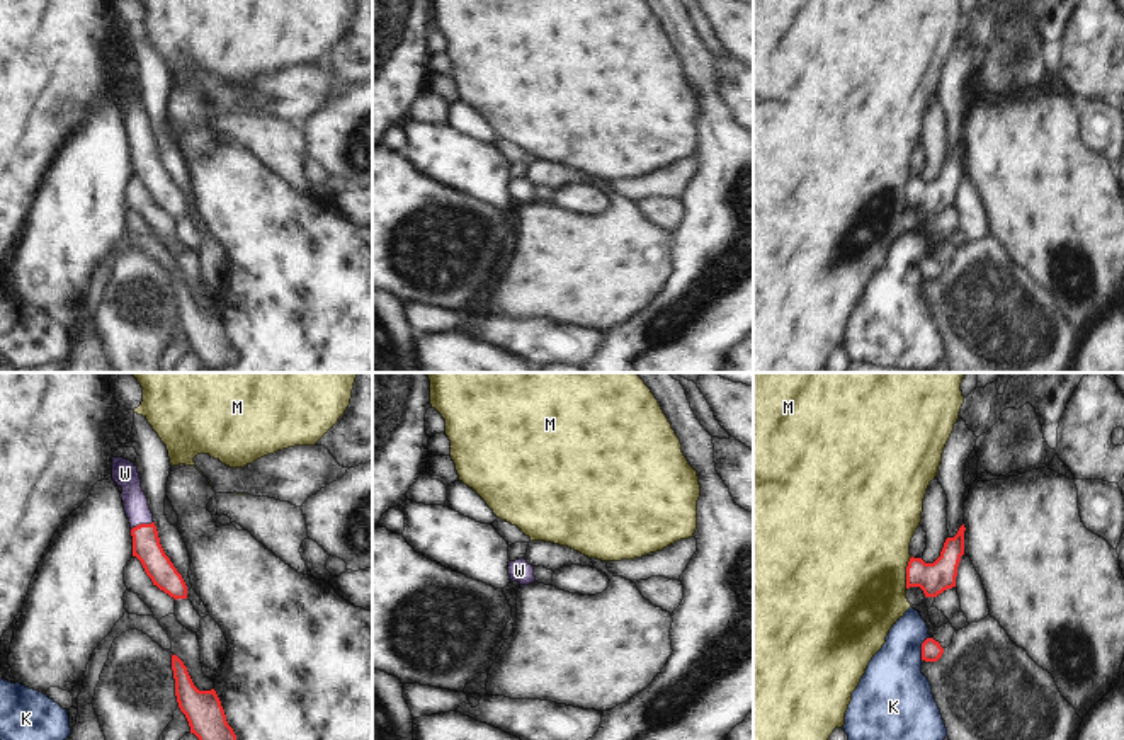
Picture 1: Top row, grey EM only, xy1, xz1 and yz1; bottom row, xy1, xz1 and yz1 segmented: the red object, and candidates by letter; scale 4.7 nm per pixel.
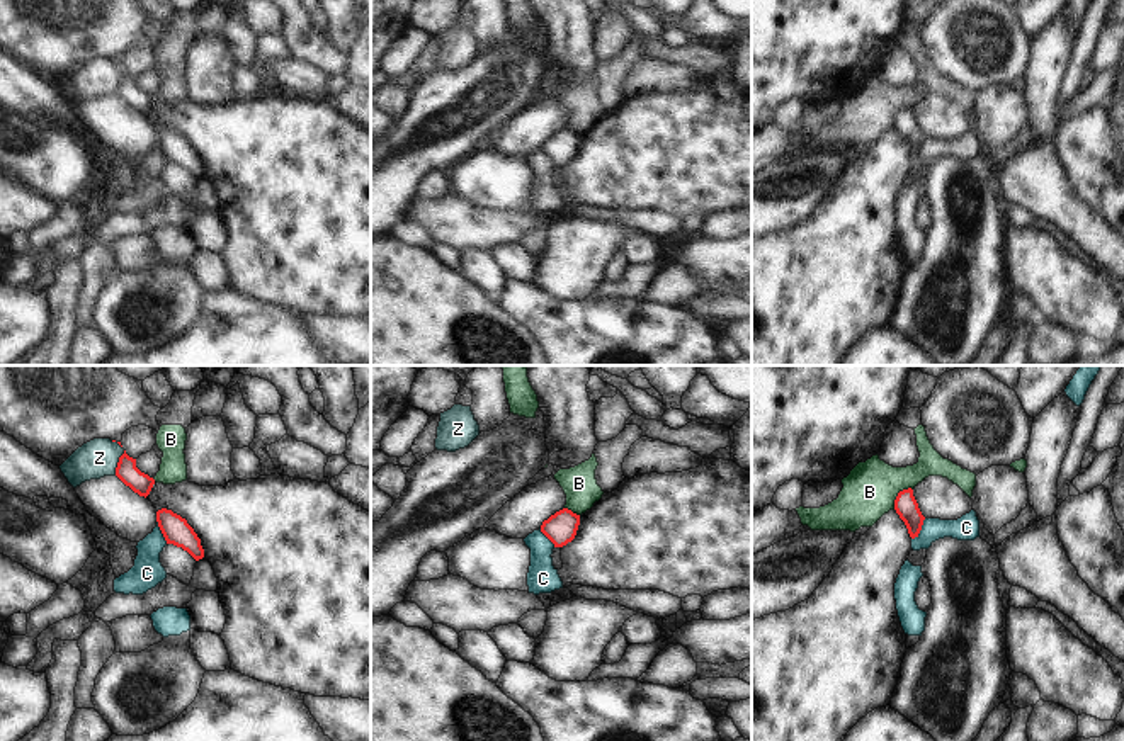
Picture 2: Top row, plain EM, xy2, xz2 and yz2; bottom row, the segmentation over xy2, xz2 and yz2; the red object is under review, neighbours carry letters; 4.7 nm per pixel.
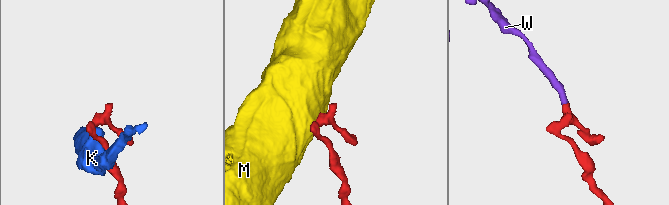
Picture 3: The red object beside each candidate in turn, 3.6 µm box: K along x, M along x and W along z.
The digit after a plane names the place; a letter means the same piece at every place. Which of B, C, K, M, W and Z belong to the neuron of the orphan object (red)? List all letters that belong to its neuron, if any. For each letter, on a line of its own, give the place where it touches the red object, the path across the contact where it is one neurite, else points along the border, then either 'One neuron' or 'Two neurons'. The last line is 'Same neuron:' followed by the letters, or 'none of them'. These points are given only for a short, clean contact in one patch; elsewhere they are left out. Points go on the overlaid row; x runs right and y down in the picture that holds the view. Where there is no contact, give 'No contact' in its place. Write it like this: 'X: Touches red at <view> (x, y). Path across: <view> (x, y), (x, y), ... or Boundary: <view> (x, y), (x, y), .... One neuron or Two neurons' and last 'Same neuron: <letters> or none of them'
B: Touches red at yz2 (898, 495). Boundary: yz2 (910, 486), (898, 493), (893, 509). Two neurons
C: Touches red at yz2 (920, 529). Boundary: yz2 (925, 519), (912, 539). Two neurons
K: Touches red at yz1 (922, 648). Boundary: yz1 (929, 637), (922, 643), (920, 659). Two neurons
M: Touches red at yz1 (907, 572). Boundary: yz1 (912, 557), (907, 567), (905, 587). Two neurons
W: Touches red at xy1 (141, 524). Path across: xy1 (147, 548), (141, 524), (126, 475). One neuron
Z: Touches red at xy2 (118, 463). Boundary: xy2 (124, 451), (114, 473). Two neurons
Same neuron: W.

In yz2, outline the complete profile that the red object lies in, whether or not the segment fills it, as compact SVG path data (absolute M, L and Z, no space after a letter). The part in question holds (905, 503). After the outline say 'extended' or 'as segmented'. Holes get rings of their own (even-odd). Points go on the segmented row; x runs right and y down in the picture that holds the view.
M903 489L898 493L894 500L894 510L900 518L905 522L908 534L911 539L918 537L925 517L922 515L918 503L913 496L913 489Z | as segmented

